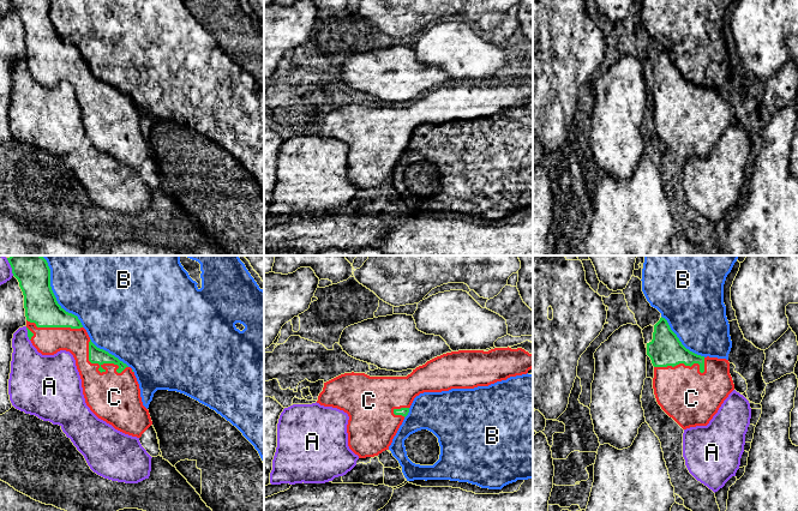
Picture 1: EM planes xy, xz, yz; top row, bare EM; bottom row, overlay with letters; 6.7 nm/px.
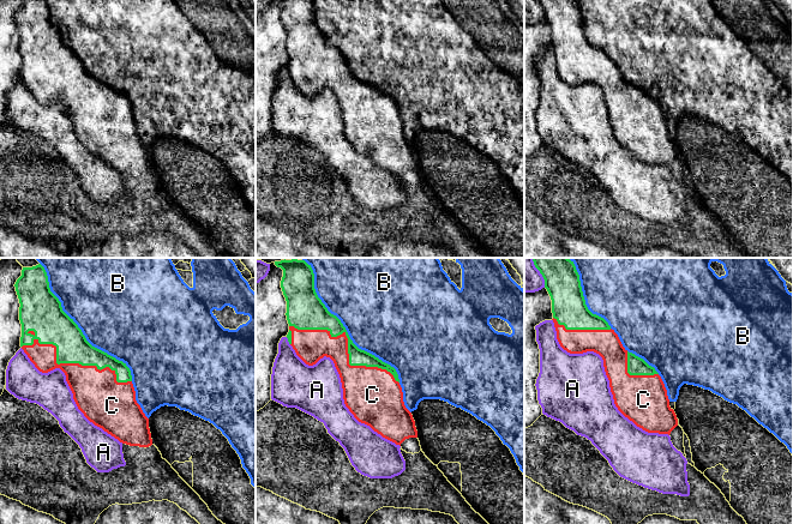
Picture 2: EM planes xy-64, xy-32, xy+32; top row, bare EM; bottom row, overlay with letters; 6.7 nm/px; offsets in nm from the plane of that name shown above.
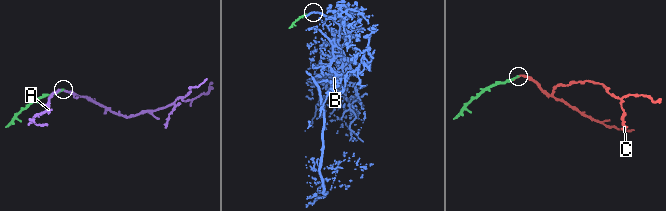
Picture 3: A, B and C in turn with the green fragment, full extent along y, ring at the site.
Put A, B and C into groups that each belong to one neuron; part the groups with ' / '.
A / B / C

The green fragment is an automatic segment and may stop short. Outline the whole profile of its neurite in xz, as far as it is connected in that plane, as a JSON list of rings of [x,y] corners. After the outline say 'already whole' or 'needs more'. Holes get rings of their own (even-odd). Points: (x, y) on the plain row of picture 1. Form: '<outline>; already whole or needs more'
[[[522,79],[458,82],[437,88],[407,108],[344,104],[326,114],[317,134],[348,145],[348,178],[359,190],[374,188],[392,174],[416,127],[488,118],[527,106],[533,85]]]; needs more

